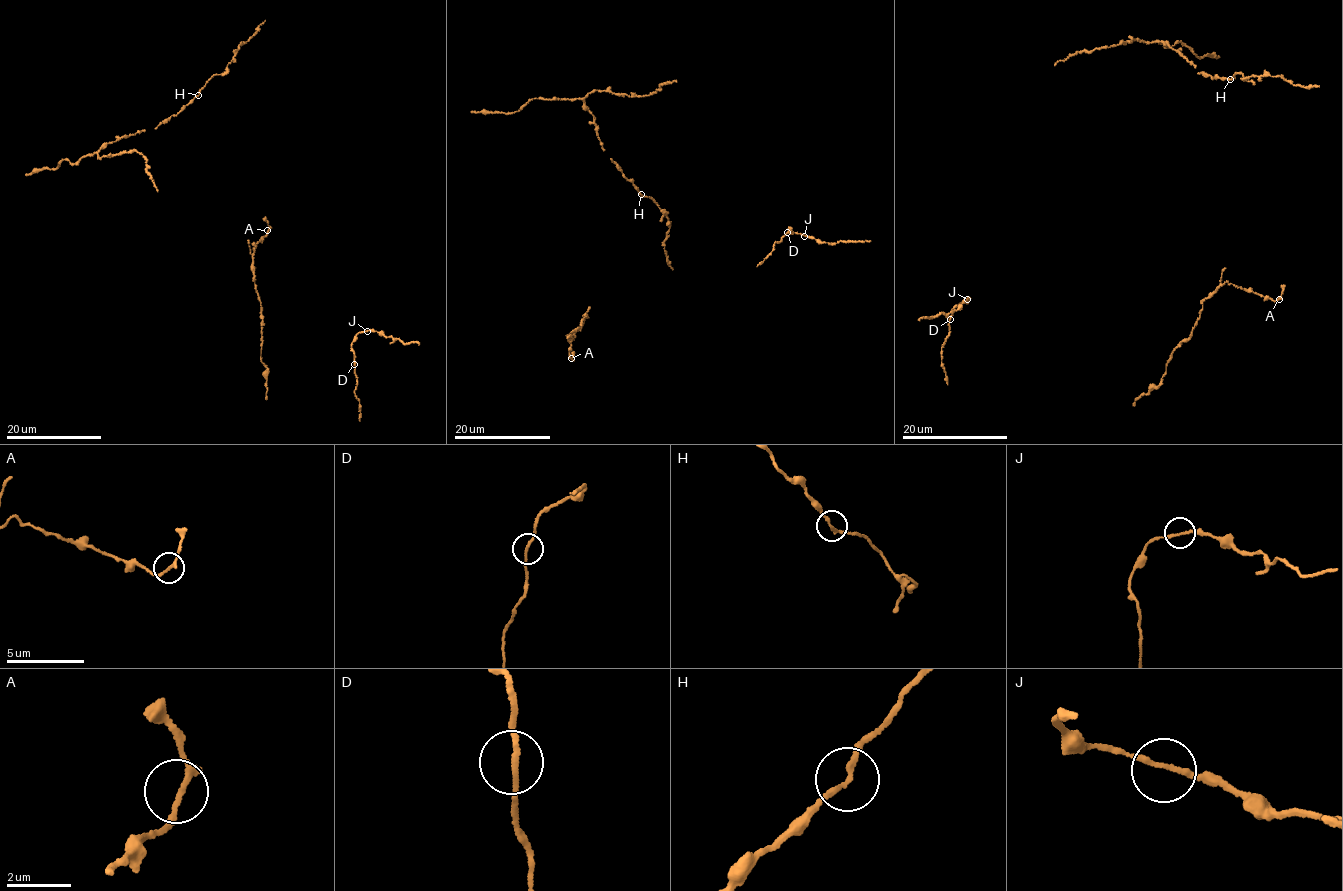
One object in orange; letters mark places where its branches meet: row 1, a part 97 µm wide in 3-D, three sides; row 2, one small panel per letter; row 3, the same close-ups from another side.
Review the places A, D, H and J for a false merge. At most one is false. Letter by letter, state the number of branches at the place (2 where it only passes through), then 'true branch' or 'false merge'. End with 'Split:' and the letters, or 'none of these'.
A: branches 2; true branch
D: branches 2; true branch
H: branches 2; true branch
J: branches 2; true branch
Split: none of these

